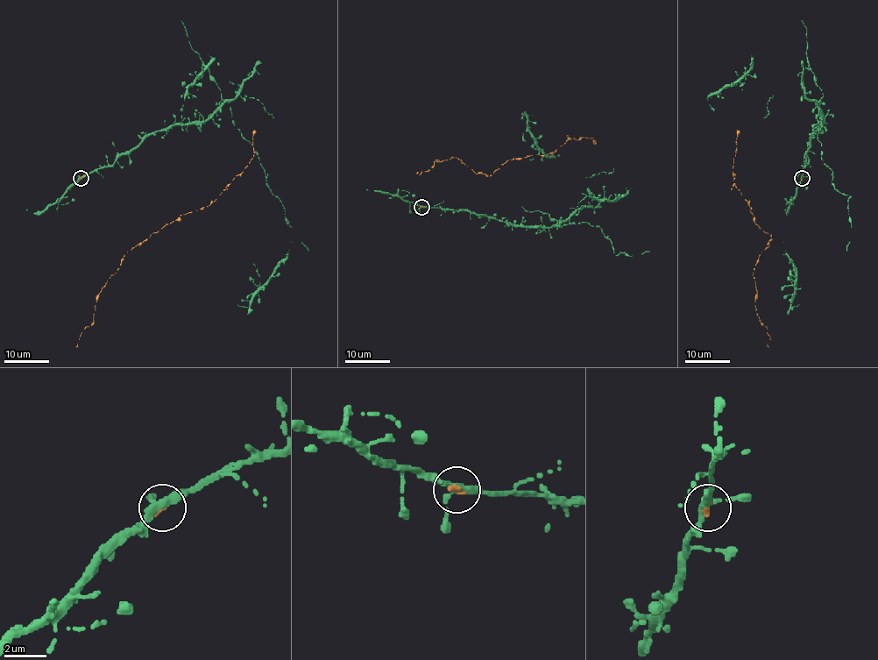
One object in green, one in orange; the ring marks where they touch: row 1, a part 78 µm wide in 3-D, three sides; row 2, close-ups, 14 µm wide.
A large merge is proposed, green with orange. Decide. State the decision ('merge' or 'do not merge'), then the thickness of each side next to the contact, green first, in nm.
merge; calibres 320 and 280 nm

